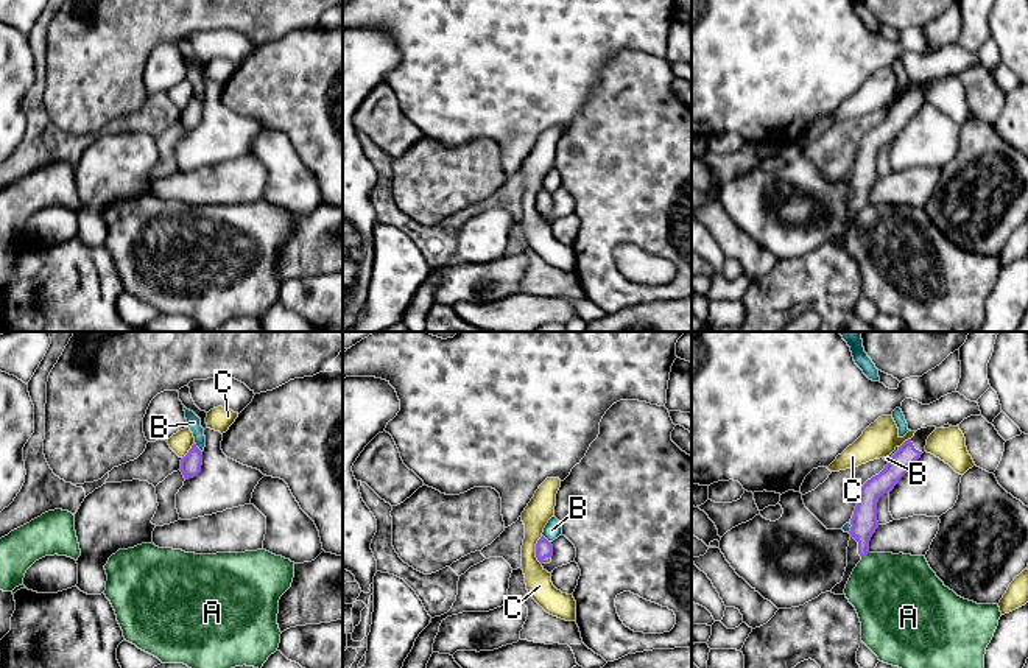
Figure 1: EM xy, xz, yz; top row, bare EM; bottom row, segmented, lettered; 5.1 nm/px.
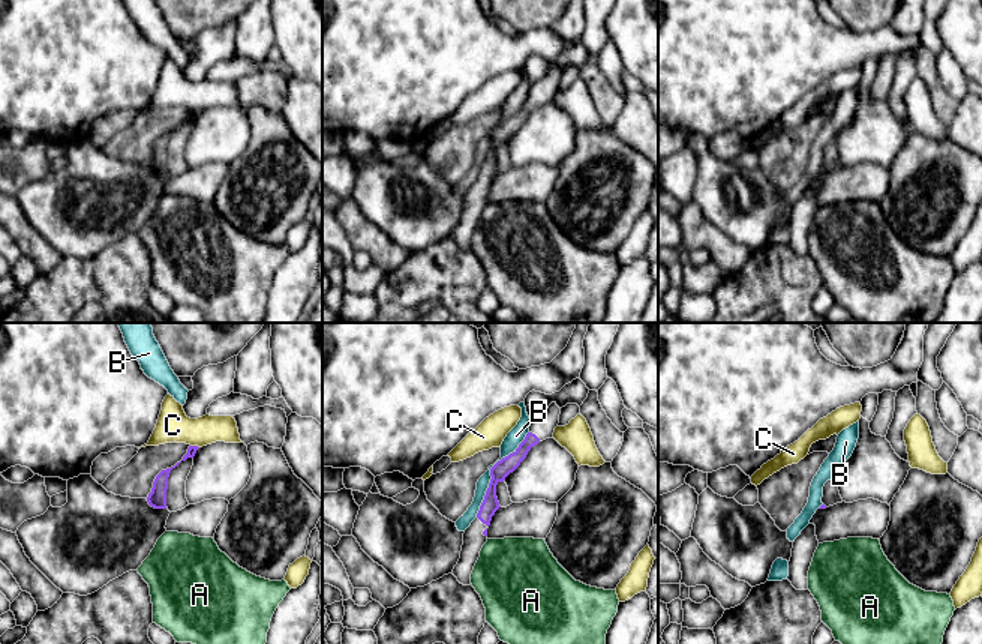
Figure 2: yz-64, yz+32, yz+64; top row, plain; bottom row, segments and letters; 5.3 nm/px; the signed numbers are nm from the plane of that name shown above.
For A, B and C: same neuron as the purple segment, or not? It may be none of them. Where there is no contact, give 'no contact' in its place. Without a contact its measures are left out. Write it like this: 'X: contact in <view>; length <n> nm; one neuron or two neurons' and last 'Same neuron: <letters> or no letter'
A: contact in yz; length 50 nm; two neurons
B: contact in xy; length 70 nm; two neurons
C: contact in xz; length 150 nm; two neurons
Same neuron: no letter

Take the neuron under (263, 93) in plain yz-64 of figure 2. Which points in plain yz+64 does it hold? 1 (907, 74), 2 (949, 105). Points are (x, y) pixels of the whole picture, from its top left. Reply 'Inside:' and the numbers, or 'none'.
Inside: 2

